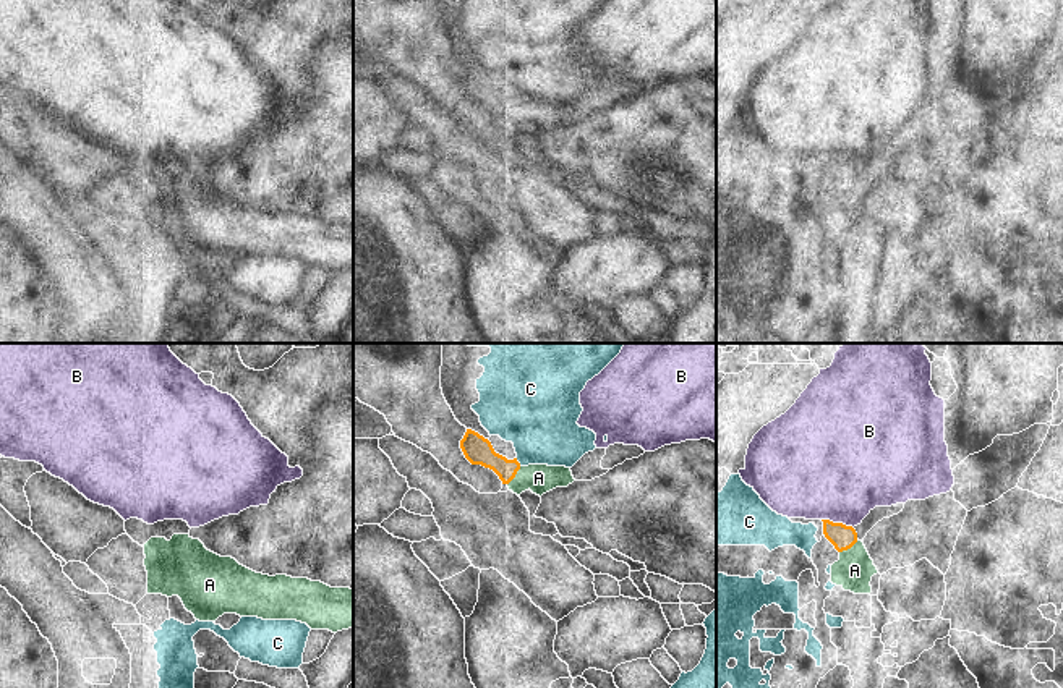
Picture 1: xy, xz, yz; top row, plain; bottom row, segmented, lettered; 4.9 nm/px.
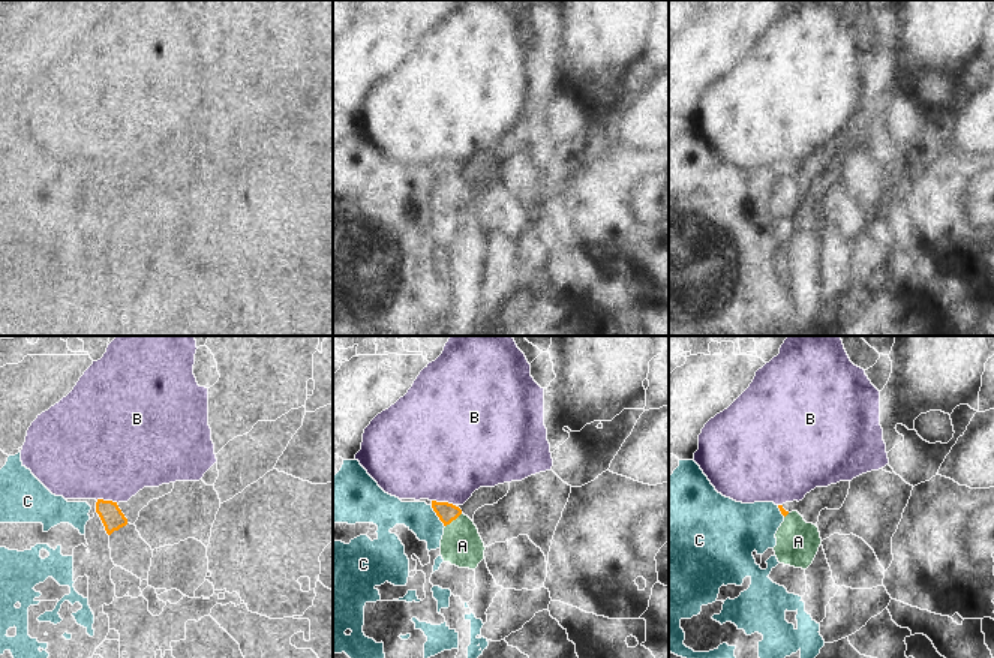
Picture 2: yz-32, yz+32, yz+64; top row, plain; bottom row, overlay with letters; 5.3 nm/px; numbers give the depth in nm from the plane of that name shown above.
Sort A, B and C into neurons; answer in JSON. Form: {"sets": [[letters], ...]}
{"sets": [["A"], ["B"], ["C"]]}

